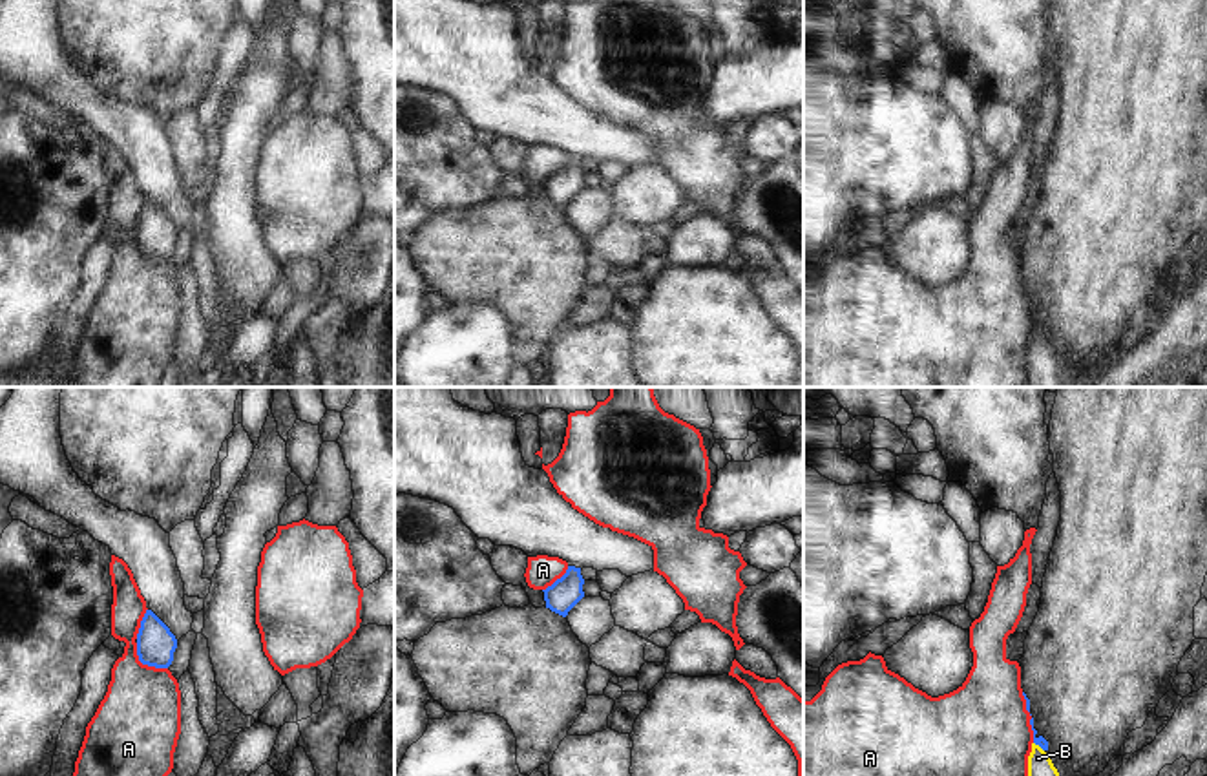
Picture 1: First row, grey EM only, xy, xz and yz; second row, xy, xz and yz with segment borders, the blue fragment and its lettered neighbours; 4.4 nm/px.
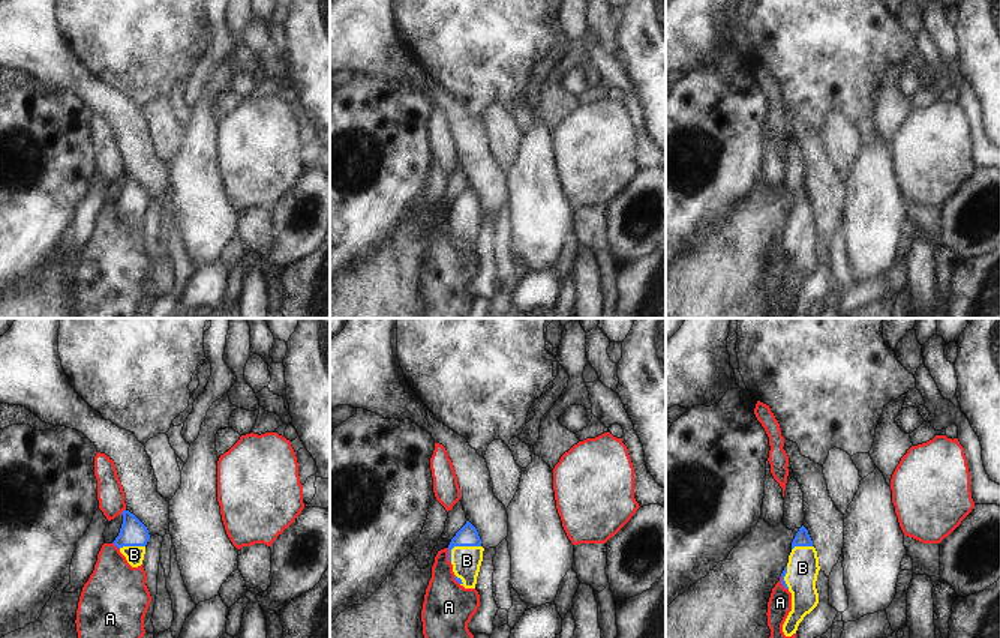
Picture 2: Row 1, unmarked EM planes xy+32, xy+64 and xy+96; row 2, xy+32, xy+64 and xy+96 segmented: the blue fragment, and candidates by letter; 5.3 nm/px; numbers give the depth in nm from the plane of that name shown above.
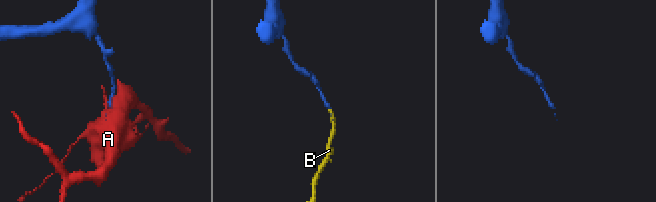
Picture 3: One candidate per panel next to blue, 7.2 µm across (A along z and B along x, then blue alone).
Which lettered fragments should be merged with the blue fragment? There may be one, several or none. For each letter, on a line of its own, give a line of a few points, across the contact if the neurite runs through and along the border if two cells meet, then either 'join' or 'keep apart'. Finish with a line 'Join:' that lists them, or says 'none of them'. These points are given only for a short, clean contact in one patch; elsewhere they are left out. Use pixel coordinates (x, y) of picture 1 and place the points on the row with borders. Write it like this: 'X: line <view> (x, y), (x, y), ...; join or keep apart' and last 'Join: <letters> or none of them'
A: keep apart
B: join
Join: B

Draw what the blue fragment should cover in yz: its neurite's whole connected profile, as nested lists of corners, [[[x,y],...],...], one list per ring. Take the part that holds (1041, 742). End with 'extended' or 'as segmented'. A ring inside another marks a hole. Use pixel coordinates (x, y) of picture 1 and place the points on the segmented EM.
[[[1034,718],[1030,719],[1032,730],[1034,730],[1034,743],[1032,752],[1028,756],[1028,776],[1059,776],[1057,769],[1054,767],[1052,760],[1048,758],[1048,741],[1043,736],[1035,736],[1037,730],[1034,729]]] | extended

